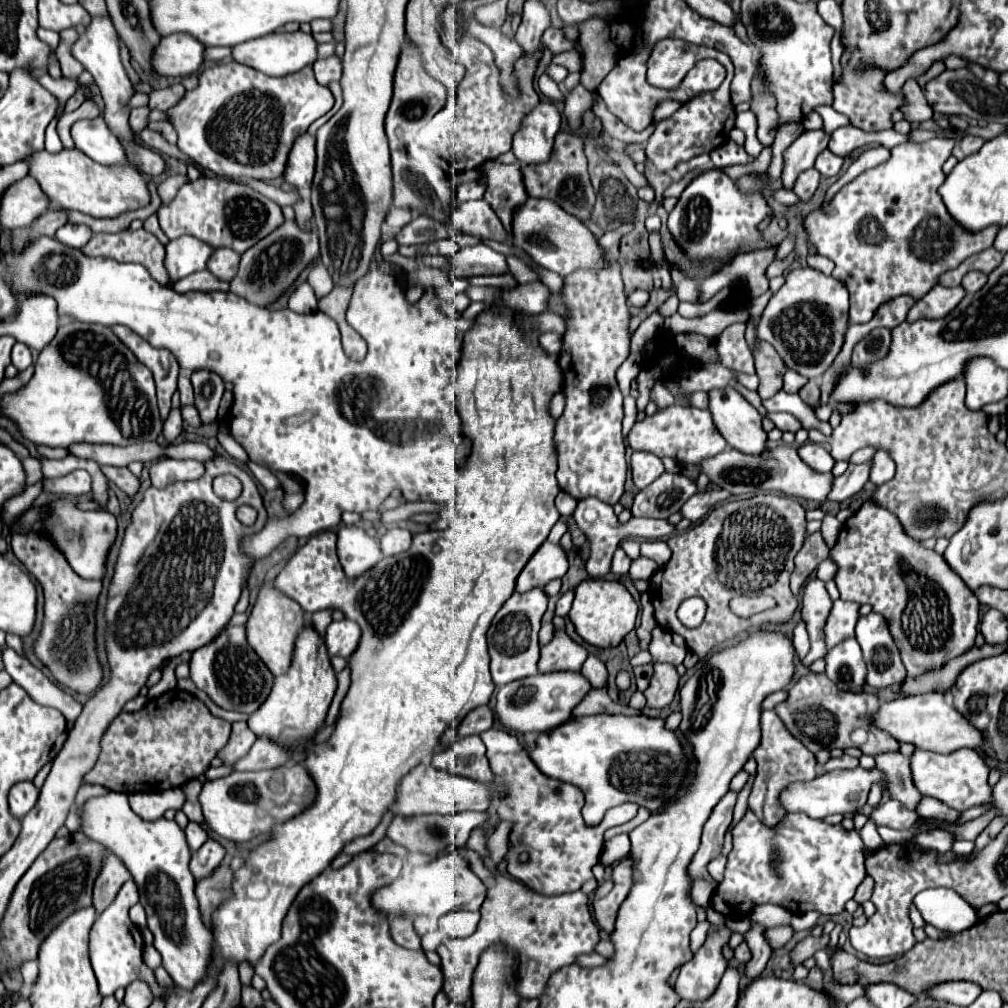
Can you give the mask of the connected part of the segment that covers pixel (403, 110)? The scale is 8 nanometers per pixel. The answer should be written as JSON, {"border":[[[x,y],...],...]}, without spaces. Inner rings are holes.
{"border":[[[406,42],[402,52],[400,52],[400,58],[398,58],[398,66],[396,66],[396,74],[394,74],[394,96],[392,96],[390,110],[386,114],[386,118],[388,118],[386,128],[394,136],[394,138],[388,138],[390,148],[392,150],[406,148],[406,144],[408,144],[408,136],[406,136],[408,120],[422,120],[426,116],[428,118],[434,116],[436,112],[440,112],[446,106],[446,96],[448,96],[446,88],[424,72],[418,50],[410,42]]]}

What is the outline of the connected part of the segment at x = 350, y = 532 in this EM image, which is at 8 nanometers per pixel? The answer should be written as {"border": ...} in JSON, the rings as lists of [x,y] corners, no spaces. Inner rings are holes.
{"border":[[[342,526],[338,530],[338,558],[344,572],[354,580],[354,576],[362,576],[382,560],[382,552],[378,542],[370,538],[358,526]]]}

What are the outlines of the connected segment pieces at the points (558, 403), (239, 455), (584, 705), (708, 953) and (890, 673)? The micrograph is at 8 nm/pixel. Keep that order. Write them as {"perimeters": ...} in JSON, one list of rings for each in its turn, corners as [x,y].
{"perimeters":[[[[560,390],[552,397],[548,406],[549,412],[555,419],[558,419],[563,413],[564,406],[564,393]]],[[[216,420],[216,425],[218,428],[217,439],[225,452],[229,454],[230,457],[234,458],[238,462],[246,464],[248,461],[248,455],[245,450],[234,440],[234,438],[229,434],[223,434],[219,431],[220,422]]],[[[592,688],[588,692],[588,696],[574,708],[572,714],[576,716],[582,716],[582,714],[630,714],[630,716],[638,716],[642,714],[640,710],[634,710],[630,706],[622,706],[622,704],[616,704],[610,700],[606,688]]],[[[730,928],[710,932],[706,942],[694,952],[694,958],[680,968],[676,992],[684,1000],[706,1000],[712,996],[728,966],[722,948],[728,944],[730,936]]],[[[876,612],[862,616],[856,624],[856,640],[864,652],[868,686],[890,688],[900,686],[906,680],[906,668],[900,660],[884,616],[878,616]]]]}

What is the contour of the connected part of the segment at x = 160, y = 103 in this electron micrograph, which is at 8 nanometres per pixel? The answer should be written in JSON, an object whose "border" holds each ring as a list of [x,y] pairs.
{"border":[[[180,82],[166,86],[166,88],[158,88],[158,90],[150,92],[150,108],[166,112],[172,108],[172,104],[178,104],[178,100],[184,96],[184,92],[186,92],[186,88]]]}

